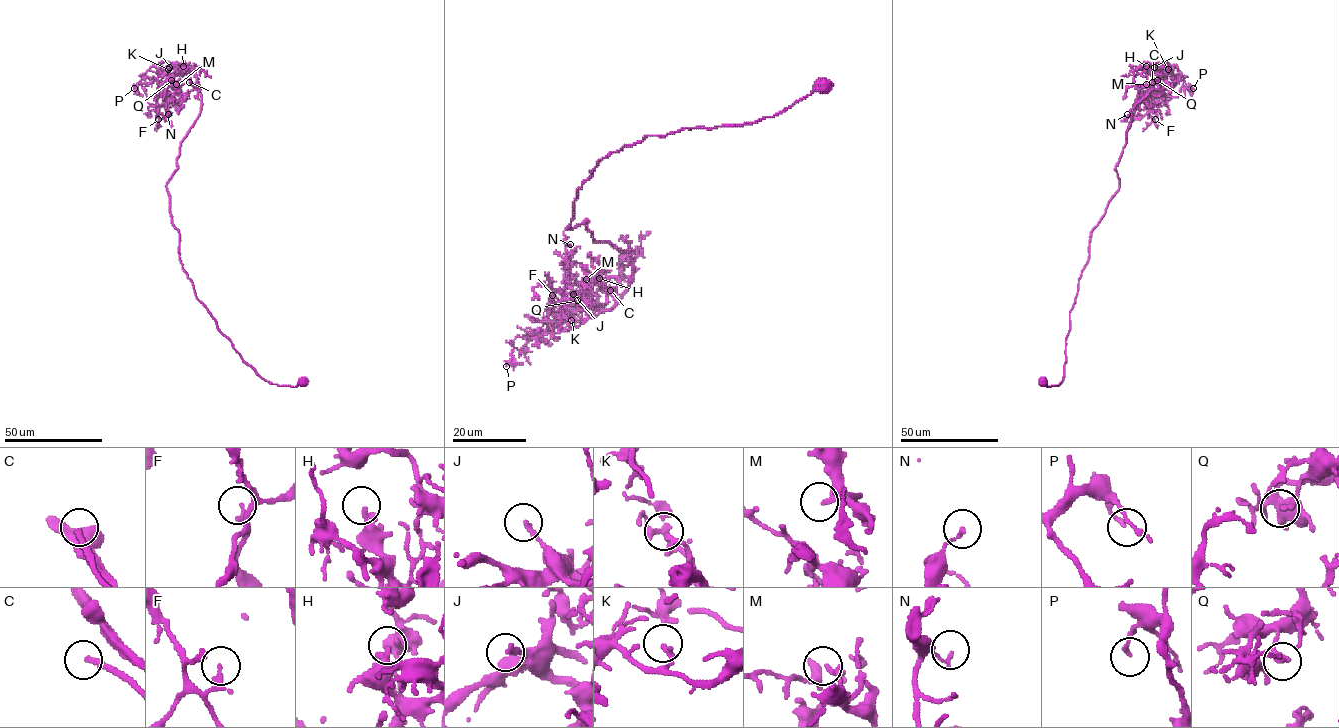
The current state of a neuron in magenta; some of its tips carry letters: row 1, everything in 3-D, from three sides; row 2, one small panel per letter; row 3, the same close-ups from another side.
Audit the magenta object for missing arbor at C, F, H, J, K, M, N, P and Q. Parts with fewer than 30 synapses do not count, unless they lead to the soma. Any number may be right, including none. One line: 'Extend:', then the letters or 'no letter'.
Extend: C

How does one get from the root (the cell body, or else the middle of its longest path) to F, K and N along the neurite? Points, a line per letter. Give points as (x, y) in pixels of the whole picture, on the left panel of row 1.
F: (304, 382), (263, 379), (197, 298), (166, 183), (201, 93), (170, 93), (158, 119)
K: (304, 382), (271, 384), (247, 365), (182, 267), (166, 183), (201, 94), (188, 76), (191, 69), (168, 69)
N: (304, 382), (263, 379), (197, 298), (166, 183), (201, 93), (175, 92), (168, 114)

